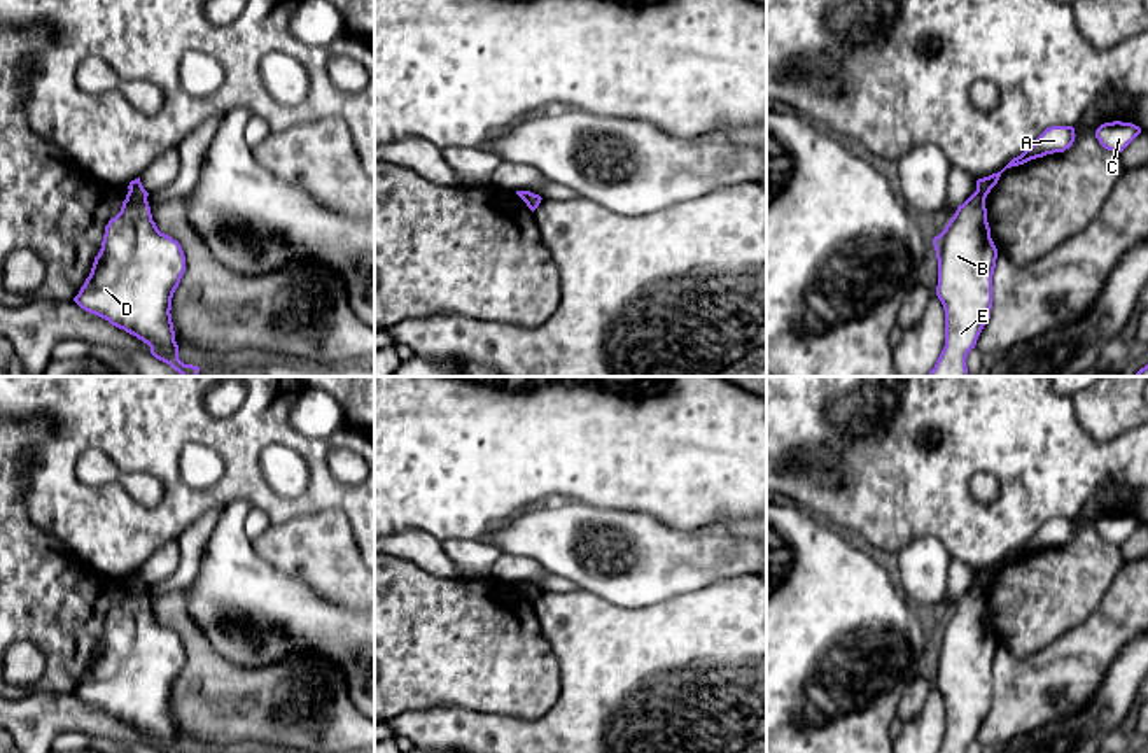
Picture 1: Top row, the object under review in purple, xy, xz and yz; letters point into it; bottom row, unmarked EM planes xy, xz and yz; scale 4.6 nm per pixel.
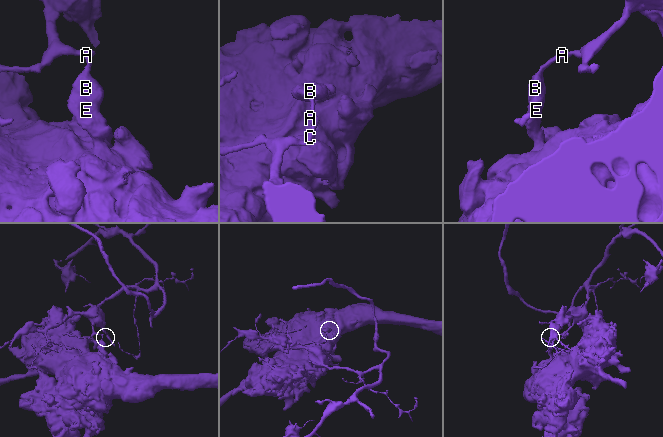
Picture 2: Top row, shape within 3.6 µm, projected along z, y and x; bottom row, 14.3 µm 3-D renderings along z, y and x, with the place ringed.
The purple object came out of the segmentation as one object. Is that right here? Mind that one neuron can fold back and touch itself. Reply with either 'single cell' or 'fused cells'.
fused cells

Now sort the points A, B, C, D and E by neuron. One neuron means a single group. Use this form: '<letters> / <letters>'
A C / B D E

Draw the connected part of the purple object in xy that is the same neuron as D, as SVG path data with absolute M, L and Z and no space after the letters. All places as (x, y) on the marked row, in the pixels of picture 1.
M128 191L74 301L147 343L156 359L182 376L198 376L198 366L178 359L170 313L184 271L180 243L158 229L149 201Z

